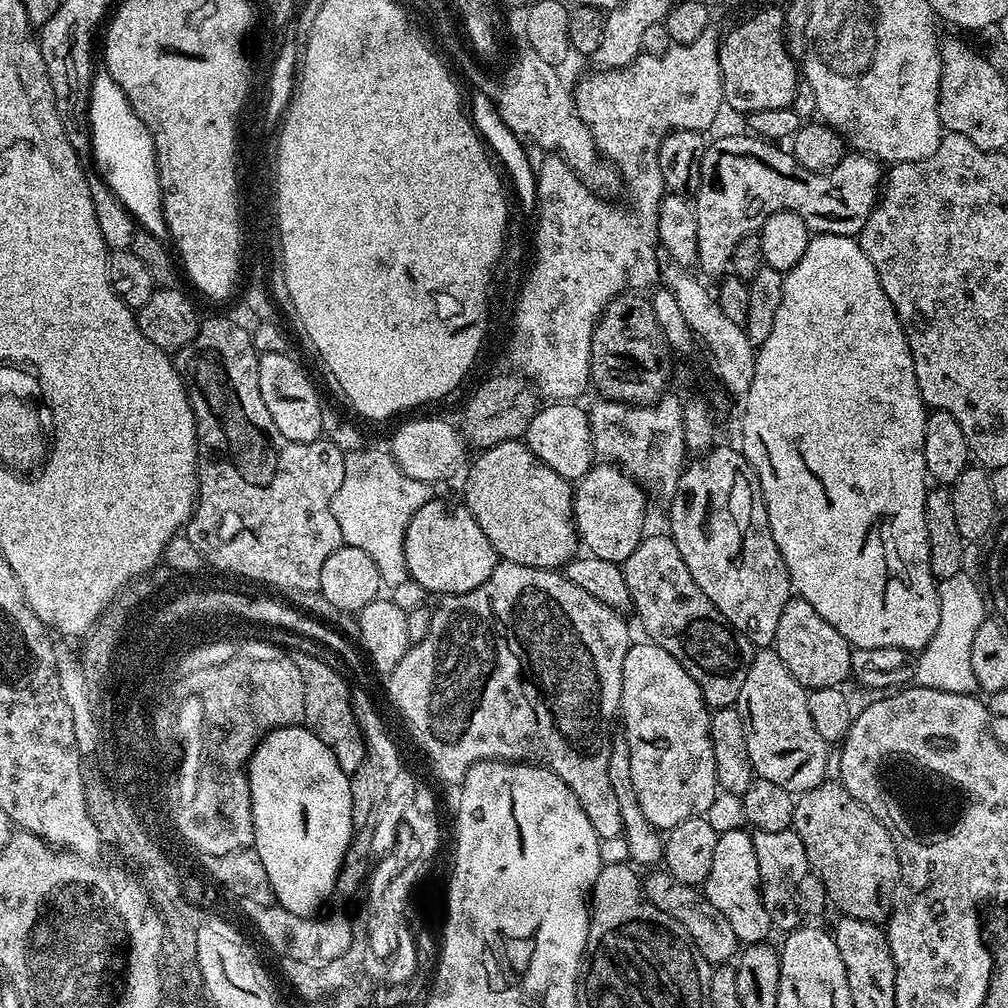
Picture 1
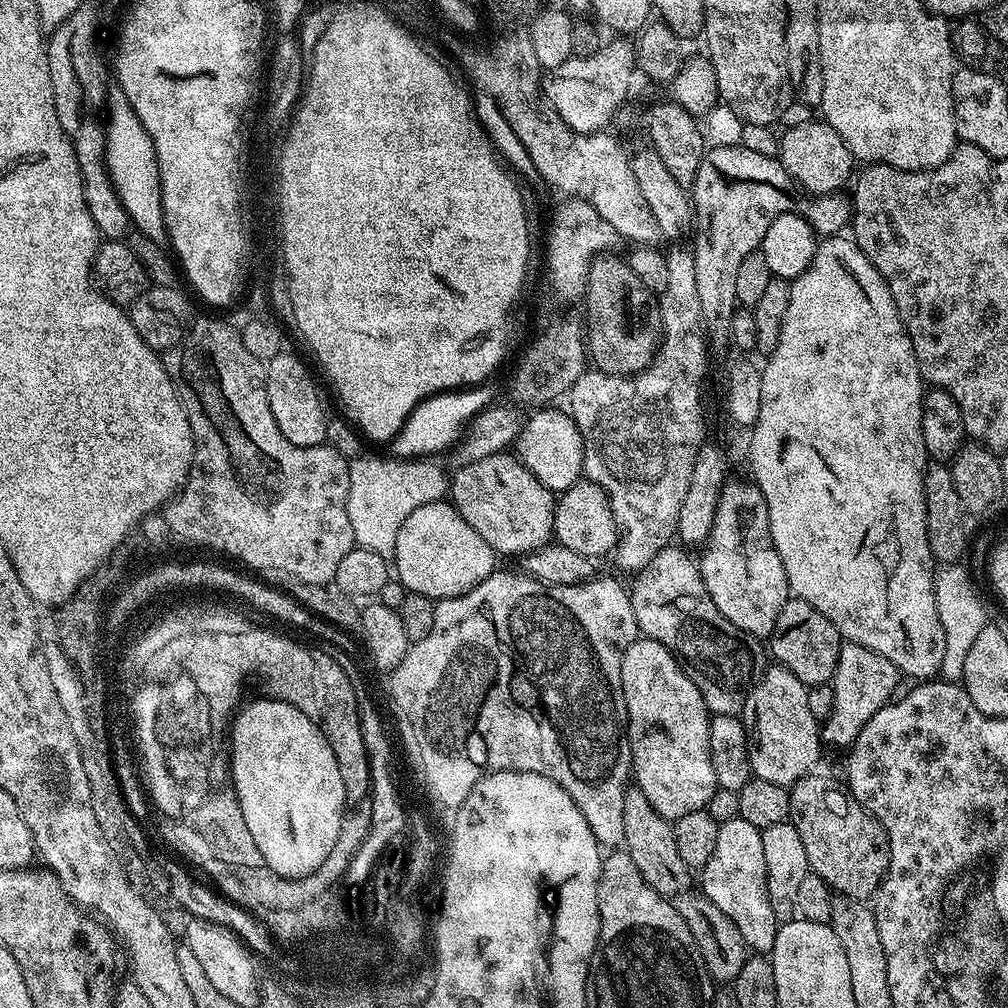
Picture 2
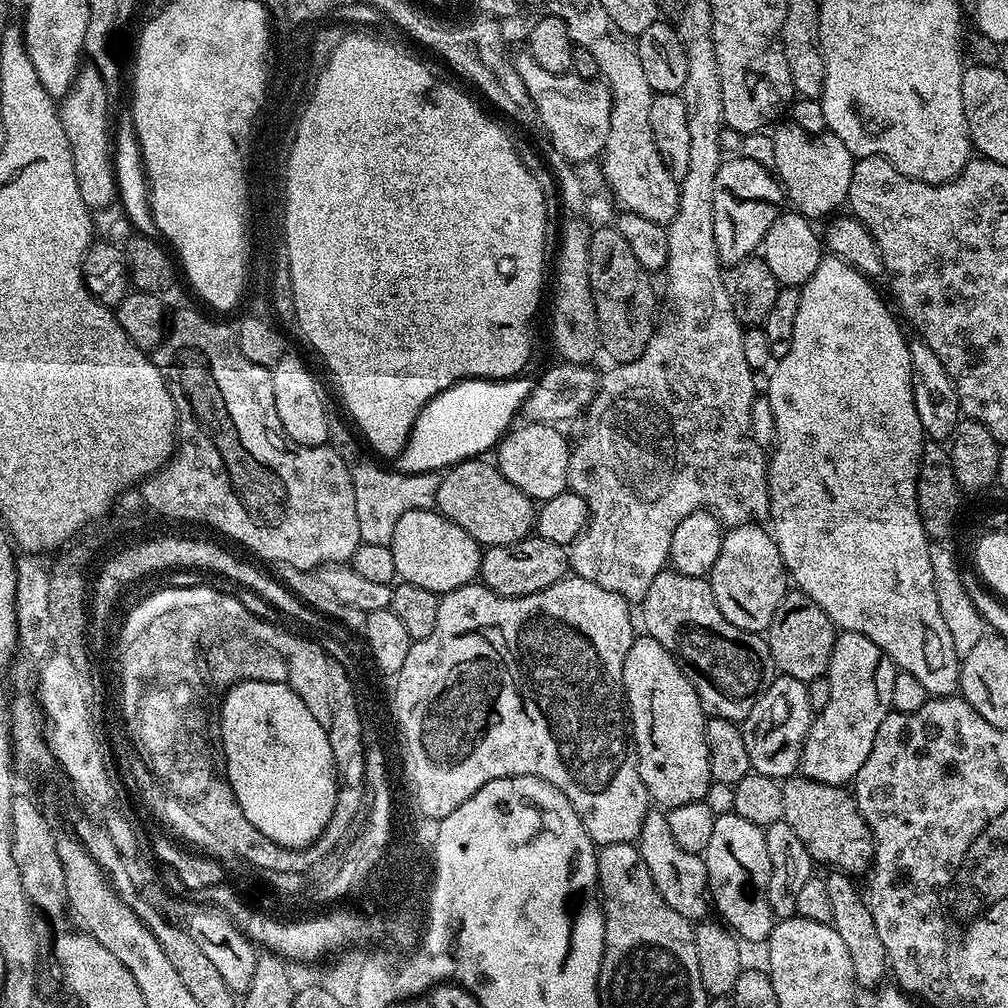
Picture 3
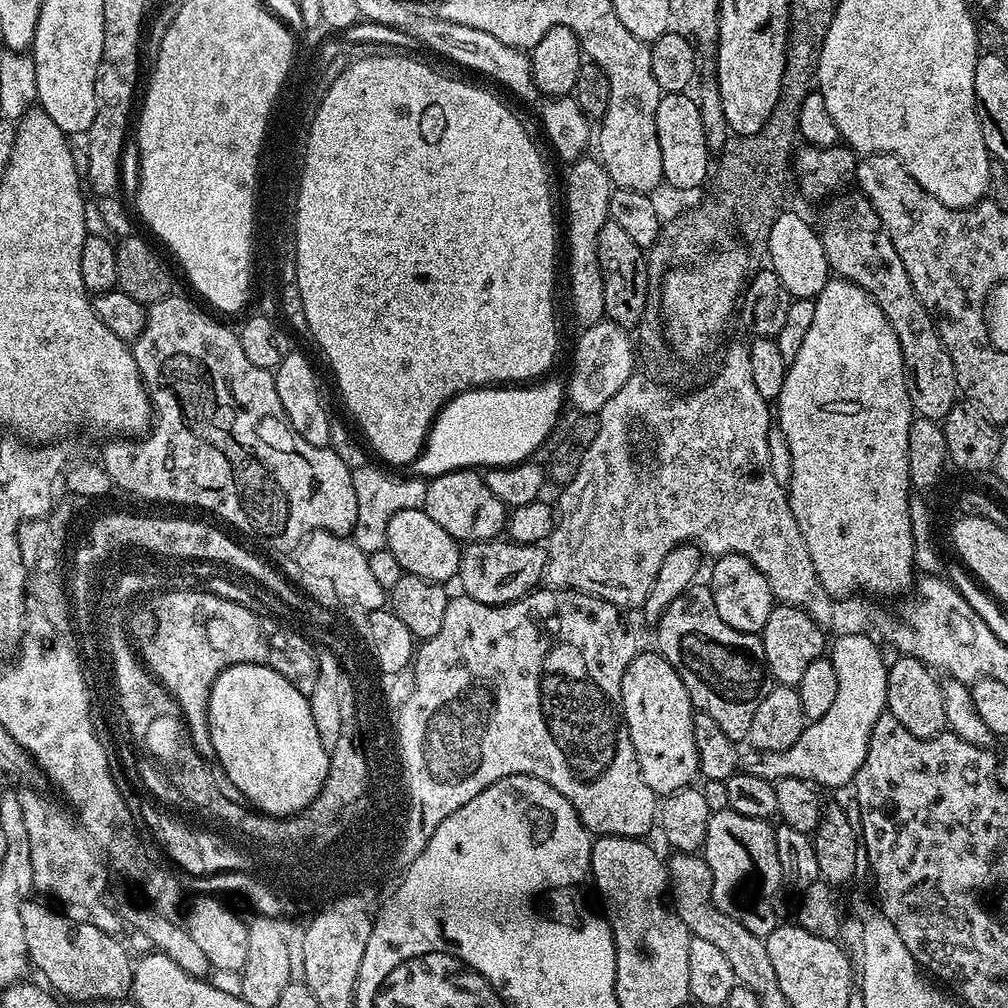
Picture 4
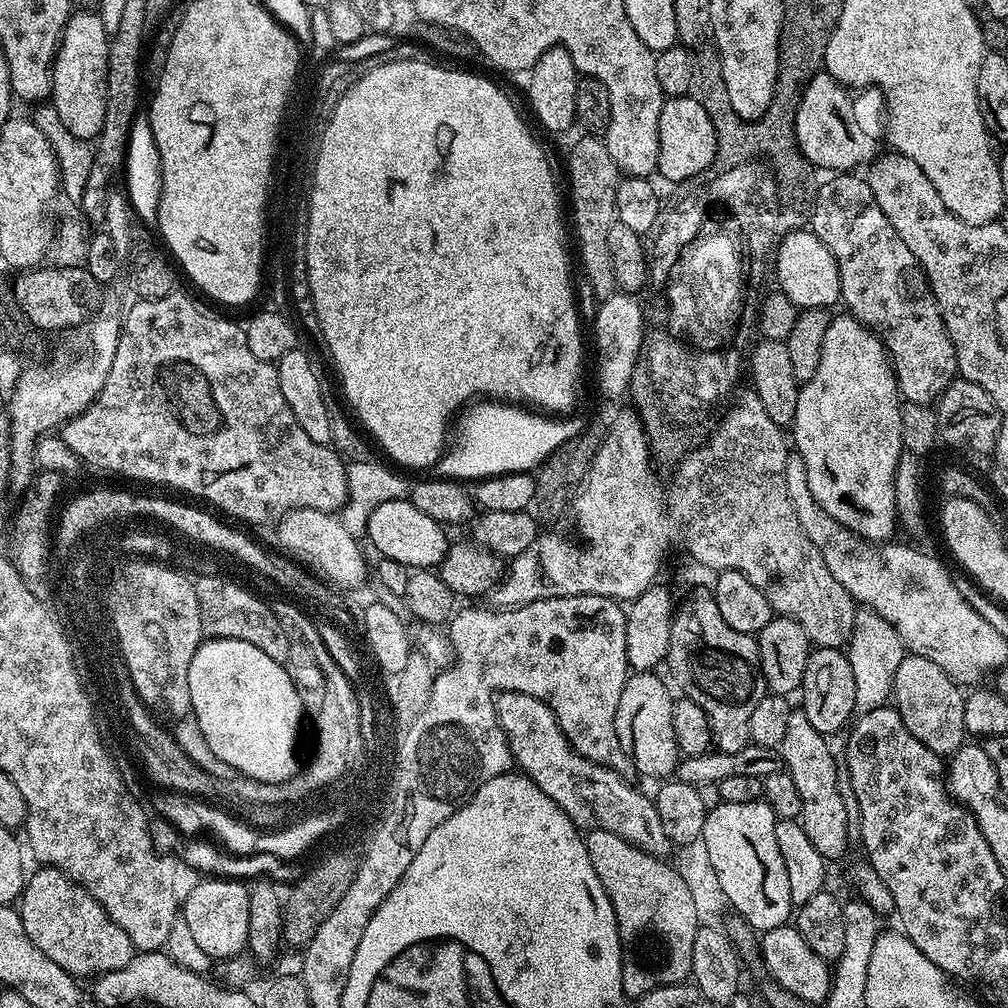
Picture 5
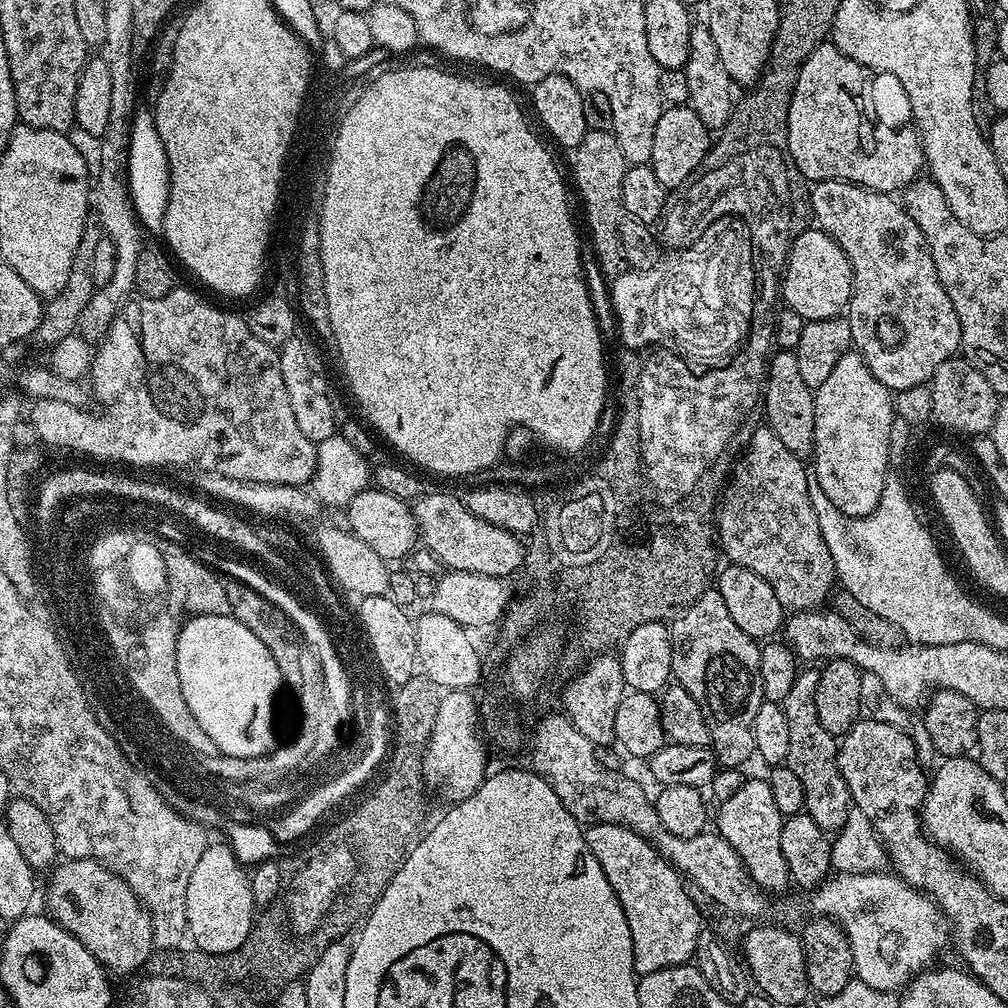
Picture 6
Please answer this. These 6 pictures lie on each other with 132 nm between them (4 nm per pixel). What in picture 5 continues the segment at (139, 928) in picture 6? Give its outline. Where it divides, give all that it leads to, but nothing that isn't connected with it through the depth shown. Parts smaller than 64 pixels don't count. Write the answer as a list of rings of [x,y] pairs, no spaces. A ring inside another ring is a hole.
[[[47,866],[37,867],[37,872],[27,877],[24,891],[20,893],[18,911],[22,918],[22,926],[26,926],[26,934],[50,962],[58,962],[62,970],[66,970],[71,976],[77,978],[95,978],[104,975],[105,972],[113,972],[119,968],[125,968],[132,961],[134,949],[130,934],[122,930],[106,914],[106,910],[85,890],[82,885],[76,883],[57,868]]]

